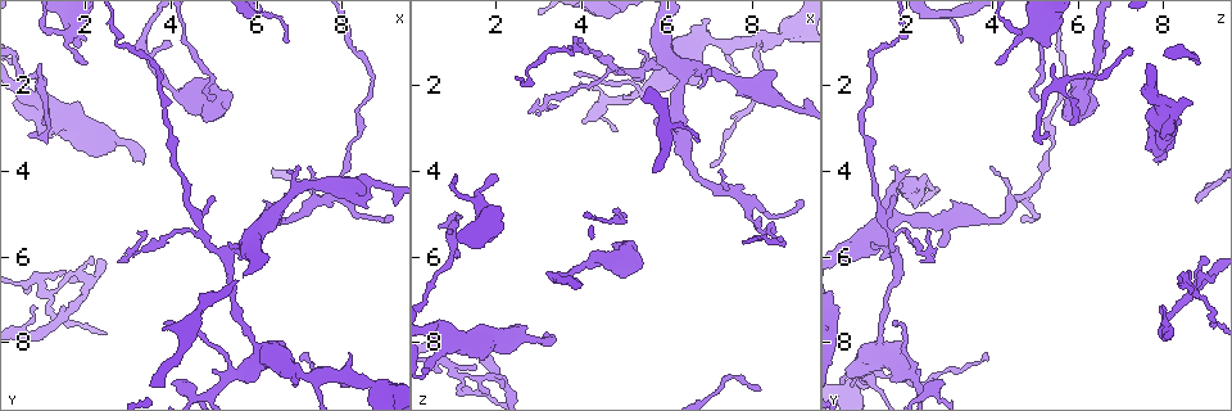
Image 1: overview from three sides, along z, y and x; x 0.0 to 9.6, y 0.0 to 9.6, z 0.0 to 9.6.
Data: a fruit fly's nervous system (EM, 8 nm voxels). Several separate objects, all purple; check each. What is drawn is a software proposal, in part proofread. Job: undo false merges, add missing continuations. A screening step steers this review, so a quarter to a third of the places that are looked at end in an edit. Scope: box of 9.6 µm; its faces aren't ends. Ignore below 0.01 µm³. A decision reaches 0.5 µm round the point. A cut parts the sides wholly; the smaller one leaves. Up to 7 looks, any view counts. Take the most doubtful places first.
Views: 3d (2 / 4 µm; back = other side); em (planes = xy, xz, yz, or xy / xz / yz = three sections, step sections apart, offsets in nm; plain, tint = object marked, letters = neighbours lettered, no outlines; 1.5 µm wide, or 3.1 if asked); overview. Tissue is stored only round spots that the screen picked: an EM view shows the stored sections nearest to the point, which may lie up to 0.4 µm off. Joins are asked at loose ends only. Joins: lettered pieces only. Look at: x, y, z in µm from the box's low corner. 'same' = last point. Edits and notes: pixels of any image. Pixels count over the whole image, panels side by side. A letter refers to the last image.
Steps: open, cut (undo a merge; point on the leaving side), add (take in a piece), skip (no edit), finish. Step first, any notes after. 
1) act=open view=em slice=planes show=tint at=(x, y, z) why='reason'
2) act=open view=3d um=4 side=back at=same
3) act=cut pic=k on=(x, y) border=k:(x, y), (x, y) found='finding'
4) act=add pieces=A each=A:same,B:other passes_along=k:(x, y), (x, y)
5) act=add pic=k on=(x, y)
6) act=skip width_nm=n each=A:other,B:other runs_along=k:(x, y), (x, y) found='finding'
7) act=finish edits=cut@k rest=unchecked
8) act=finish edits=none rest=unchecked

act=open view=em slice=yz step=4 show=tint at=(3.90, 1.00, 6.65) why='tapers out'

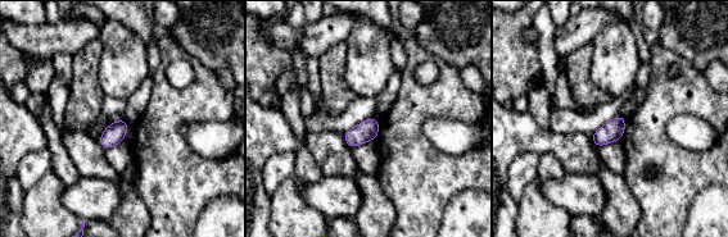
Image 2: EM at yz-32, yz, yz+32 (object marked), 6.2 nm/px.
act=open view=em slice=planes show=letters at=same why='cut it another way'

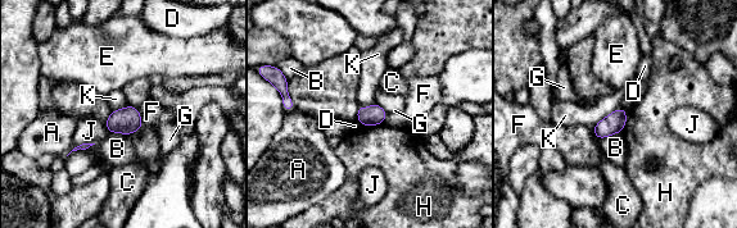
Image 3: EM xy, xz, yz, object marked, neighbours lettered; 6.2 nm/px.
act=skip longest_contact=K:240nm each=A:other,B:other,C:other,D:other,E:other,F:other,G:other,H:other,J:other,K:other border=3:(620, 106), (606, 114), (591, 128) found='no lettered piece goes on from it'

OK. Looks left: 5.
act=open view=3d um=4 at=(8.20, 8.20, 1.05) why='free end'

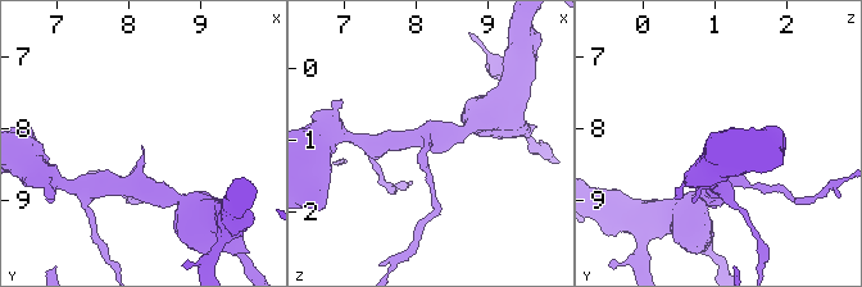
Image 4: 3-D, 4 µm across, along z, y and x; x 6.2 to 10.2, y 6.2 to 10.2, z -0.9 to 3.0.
act=open view=em slice=xz step=4 show=letters at=(8.15, 8.25, 1.10)

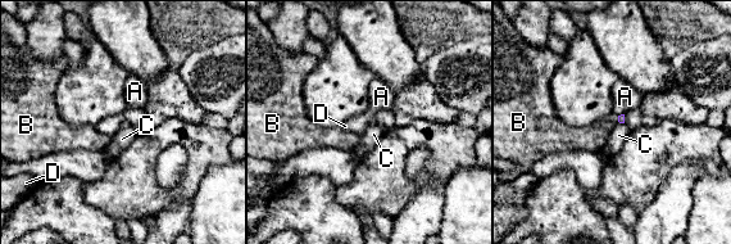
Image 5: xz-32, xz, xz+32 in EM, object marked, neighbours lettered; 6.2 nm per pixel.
act=open view=em slice=planes show=letters at=same why='cut it another way'

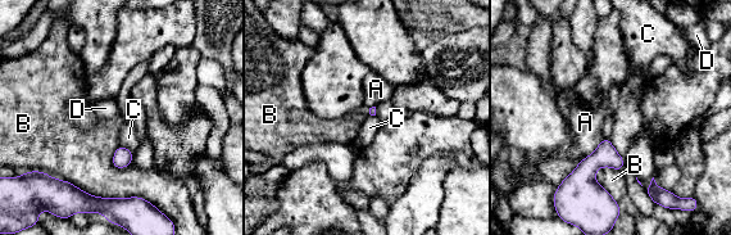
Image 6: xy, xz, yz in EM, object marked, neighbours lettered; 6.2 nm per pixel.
act=skip each=A:other,B:other,C:other,D:other border=6:(608, 139), (623, 159), (622, 171) found='no lettered piece goes on from it'

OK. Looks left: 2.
act=open view=em slice=xz step=8 show=tint at=(8.60, 4.35, 2.35) why='thick turns thin'

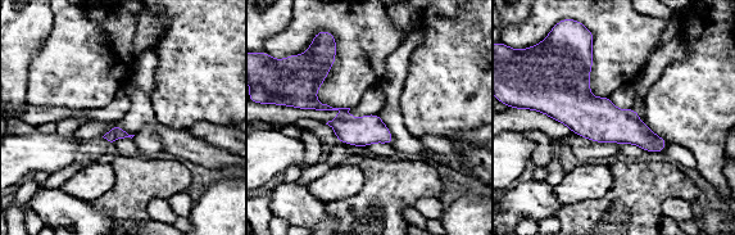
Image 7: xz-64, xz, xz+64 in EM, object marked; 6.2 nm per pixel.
act=open view=em slice=xz step=8 show=letters at=same why='what lies round it'

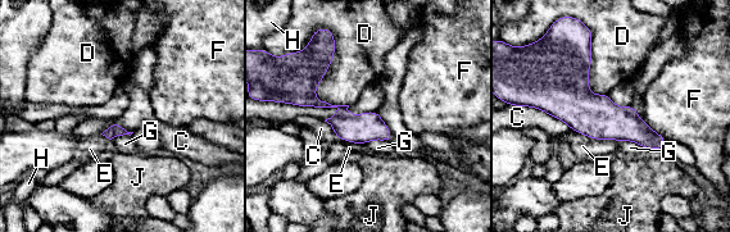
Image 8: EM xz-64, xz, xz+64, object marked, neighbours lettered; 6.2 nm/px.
act=skip each=C:other,D:other,E:other,F:other,G:other,H:other,J:other border=8:(572, 130), (594, 139), (619, 141) found='all the same neuron'

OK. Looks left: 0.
act=finish edits=none rest=unchecked

